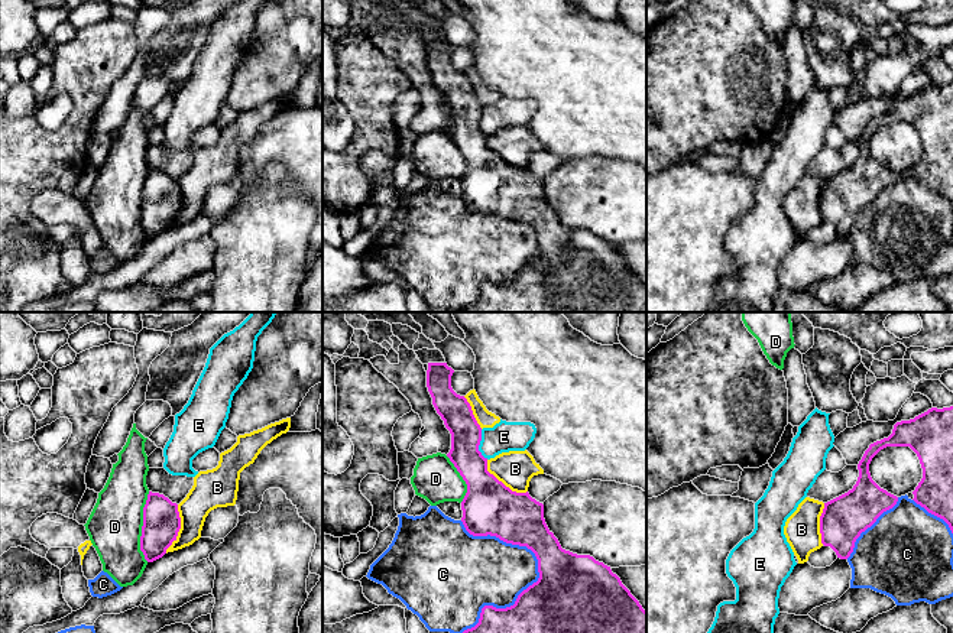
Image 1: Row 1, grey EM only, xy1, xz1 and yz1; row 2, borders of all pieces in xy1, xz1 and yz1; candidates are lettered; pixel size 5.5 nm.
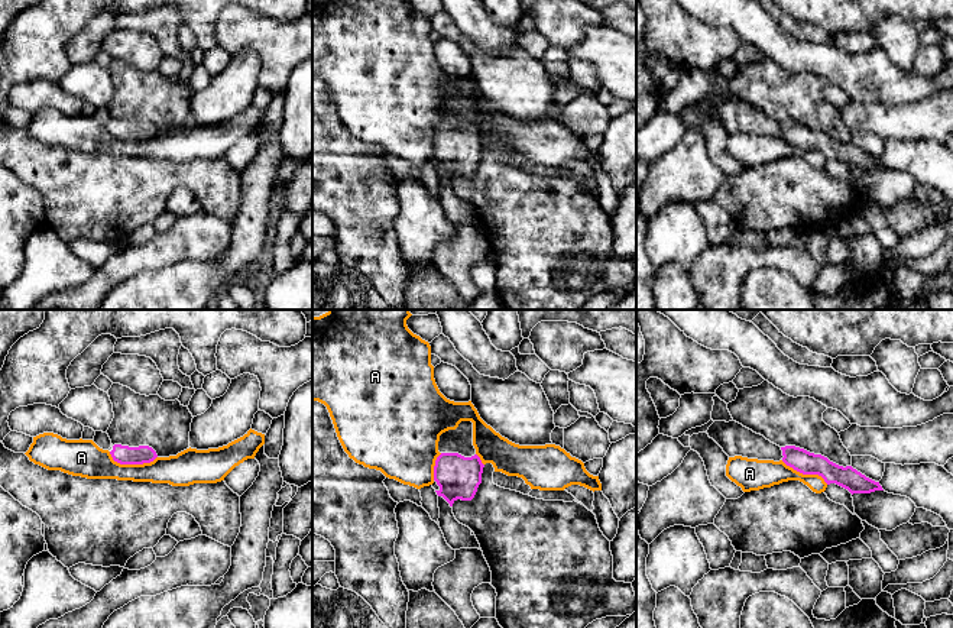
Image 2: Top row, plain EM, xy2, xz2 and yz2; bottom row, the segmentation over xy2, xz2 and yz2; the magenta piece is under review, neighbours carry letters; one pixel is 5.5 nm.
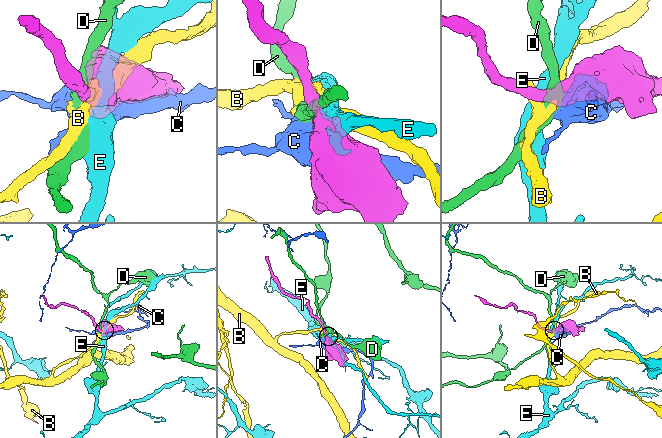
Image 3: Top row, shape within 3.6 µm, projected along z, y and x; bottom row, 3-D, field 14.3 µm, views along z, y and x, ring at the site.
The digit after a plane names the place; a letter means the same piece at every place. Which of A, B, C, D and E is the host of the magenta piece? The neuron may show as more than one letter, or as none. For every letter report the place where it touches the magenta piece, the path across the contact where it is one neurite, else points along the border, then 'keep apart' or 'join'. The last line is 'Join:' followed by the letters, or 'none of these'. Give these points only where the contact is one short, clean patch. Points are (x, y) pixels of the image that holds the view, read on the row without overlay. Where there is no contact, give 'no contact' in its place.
A: xy2 (132, 139) | along xy2 (109, 128), (120, 139), (149, 139), (156, 132) | keep apart
B: xz1 (501, 158) | keep apart
C: xz1 (538, 247) | keep apart
D: xy1 (142, 203) | along xy1 (149, 168), (143, 184), (140, 213), (140, 227), (146, 237) | keep apart
E: xz1 (479, 120) | along xz1 (480, 106), (479, 127), (488, 135) | keep apart
Join: none of these

